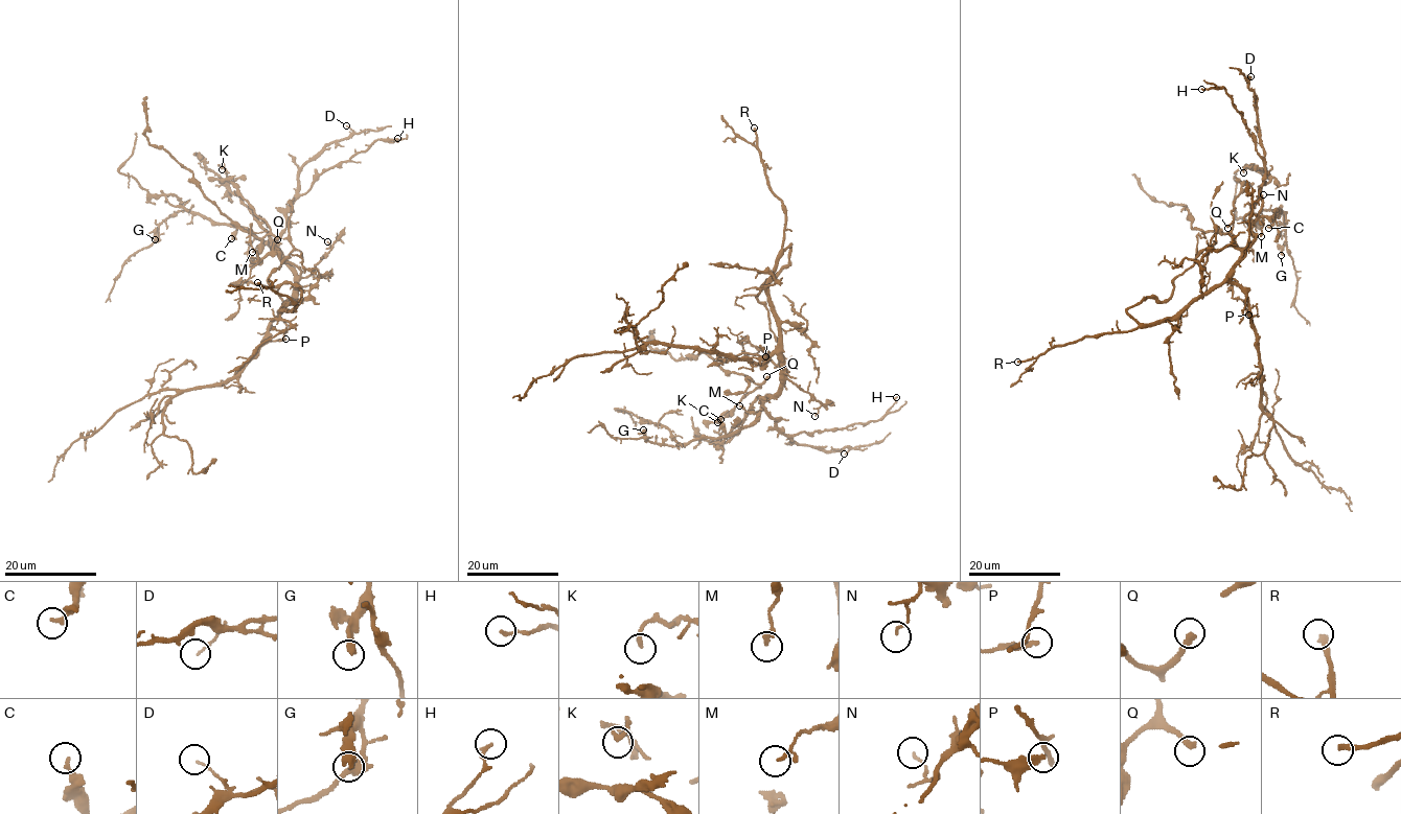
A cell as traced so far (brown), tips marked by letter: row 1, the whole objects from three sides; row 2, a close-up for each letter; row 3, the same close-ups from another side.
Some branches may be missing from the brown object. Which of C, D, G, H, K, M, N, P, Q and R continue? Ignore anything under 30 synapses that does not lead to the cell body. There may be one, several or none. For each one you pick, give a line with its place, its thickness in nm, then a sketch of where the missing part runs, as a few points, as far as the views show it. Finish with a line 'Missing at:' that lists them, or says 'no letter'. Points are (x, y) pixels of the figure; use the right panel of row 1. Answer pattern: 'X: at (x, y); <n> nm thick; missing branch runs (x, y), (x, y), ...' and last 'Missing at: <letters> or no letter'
R: at (1017, 362); 280 nm thick
Missing at: R

